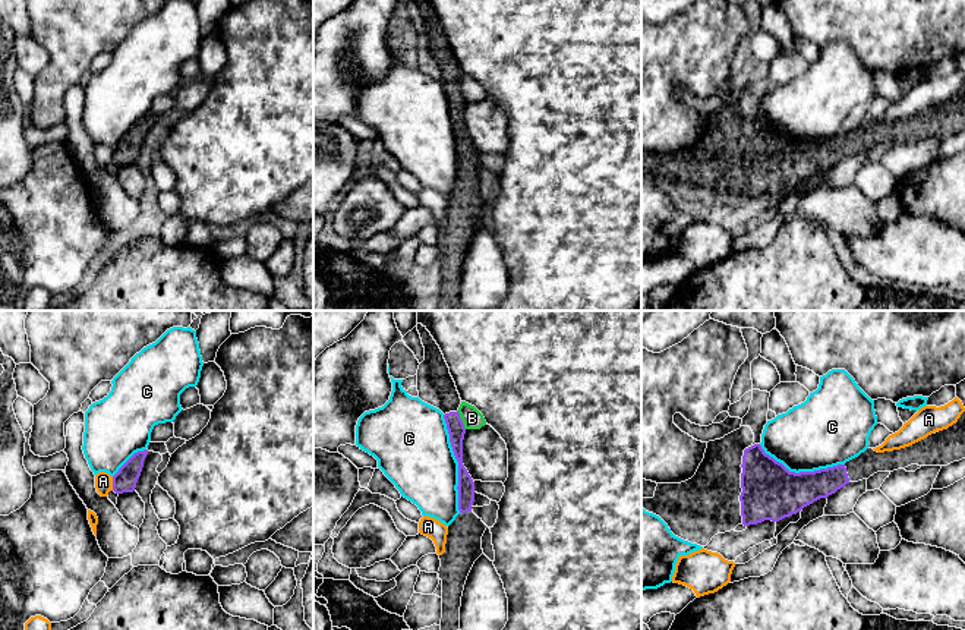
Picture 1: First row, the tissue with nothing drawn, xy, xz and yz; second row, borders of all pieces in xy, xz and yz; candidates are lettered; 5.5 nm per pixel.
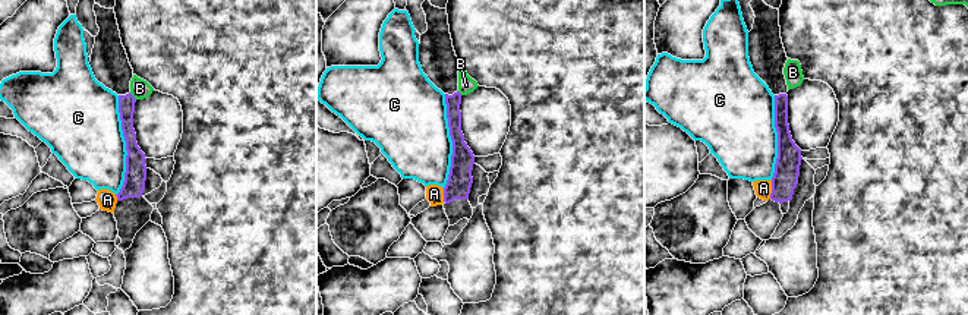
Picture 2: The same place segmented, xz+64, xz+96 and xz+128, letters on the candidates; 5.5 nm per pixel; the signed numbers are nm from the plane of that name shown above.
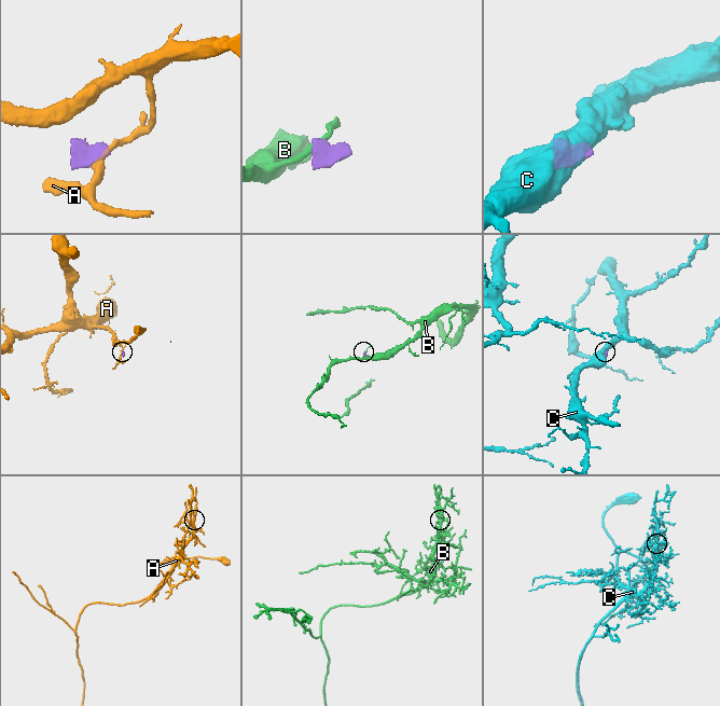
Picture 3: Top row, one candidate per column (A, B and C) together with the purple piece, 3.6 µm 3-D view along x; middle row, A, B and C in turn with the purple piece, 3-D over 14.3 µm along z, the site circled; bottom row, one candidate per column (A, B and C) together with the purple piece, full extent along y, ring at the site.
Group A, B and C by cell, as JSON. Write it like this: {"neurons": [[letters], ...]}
{"neurons": [["A"], ["B"], ["C"]]}

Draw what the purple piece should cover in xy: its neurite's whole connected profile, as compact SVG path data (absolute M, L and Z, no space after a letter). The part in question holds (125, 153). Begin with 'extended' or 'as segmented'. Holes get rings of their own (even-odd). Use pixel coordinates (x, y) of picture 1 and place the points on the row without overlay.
as segmented; M148 122L135 125L113 148L113 163L116 166L135 163L146 126Z

